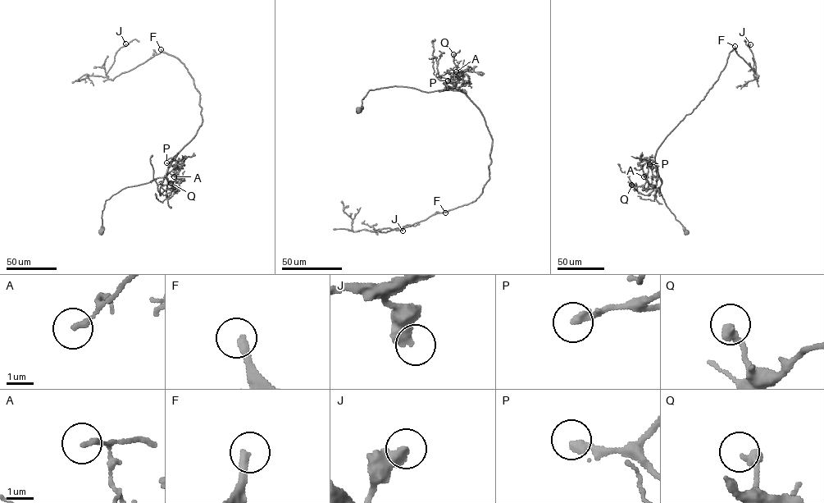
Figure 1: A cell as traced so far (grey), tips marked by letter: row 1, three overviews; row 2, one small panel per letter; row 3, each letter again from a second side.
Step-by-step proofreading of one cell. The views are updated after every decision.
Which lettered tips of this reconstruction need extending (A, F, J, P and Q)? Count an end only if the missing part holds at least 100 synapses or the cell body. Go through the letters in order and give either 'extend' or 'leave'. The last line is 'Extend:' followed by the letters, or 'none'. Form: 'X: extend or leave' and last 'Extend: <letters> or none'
A: leave
F: extend
J: leave
P: leave
Q: leave
Extend: F

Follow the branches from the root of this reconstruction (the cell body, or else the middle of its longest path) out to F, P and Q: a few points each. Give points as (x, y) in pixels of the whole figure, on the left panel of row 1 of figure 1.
F: (102, 231), (106, 200), (127, 187), (166, 177), (171, 159), (202, 121), (193, 79), (179, 59), (161, 49)
P: (102, 231), (106, 200), (127, 187), (166, 177), (173, 159), (176, 162), (172, 166), (166, 162)
Q: (102, 231), (104, 205), (113, 195), (158, 177), (166, 177), (167, 187), (175, 191), (176, 187), (170, 183)

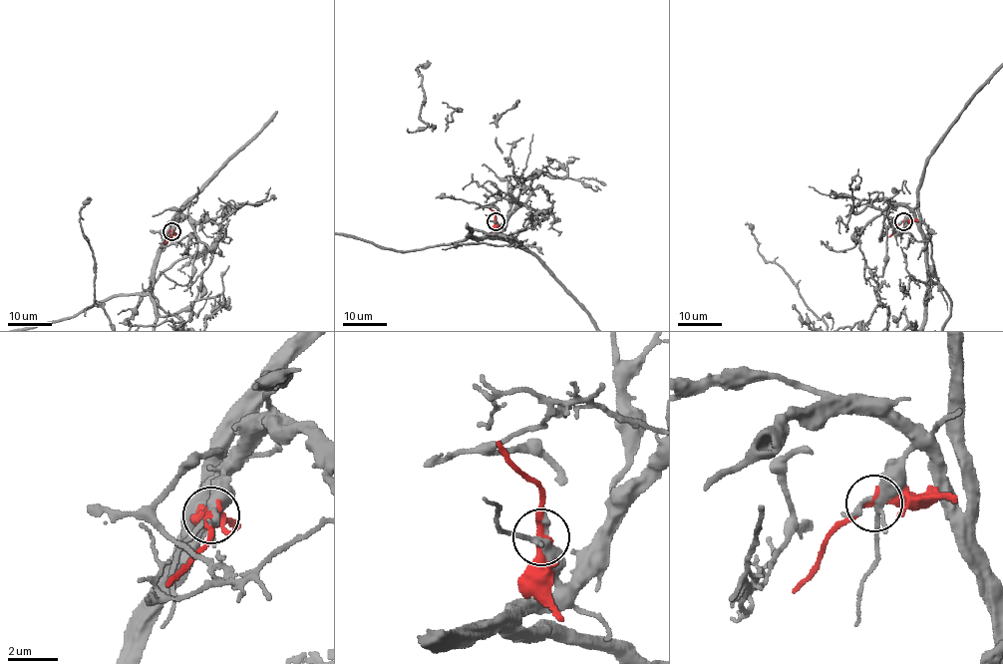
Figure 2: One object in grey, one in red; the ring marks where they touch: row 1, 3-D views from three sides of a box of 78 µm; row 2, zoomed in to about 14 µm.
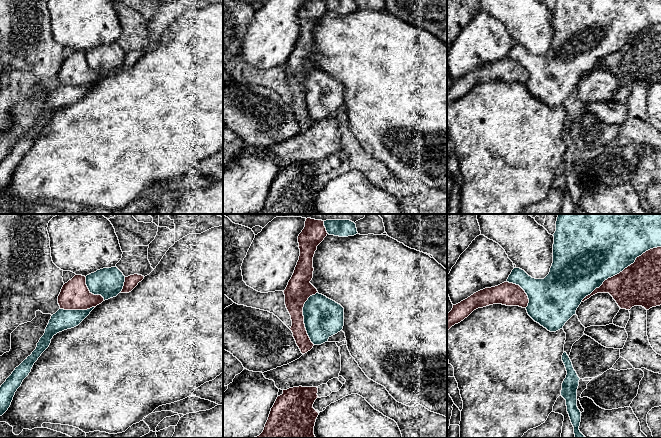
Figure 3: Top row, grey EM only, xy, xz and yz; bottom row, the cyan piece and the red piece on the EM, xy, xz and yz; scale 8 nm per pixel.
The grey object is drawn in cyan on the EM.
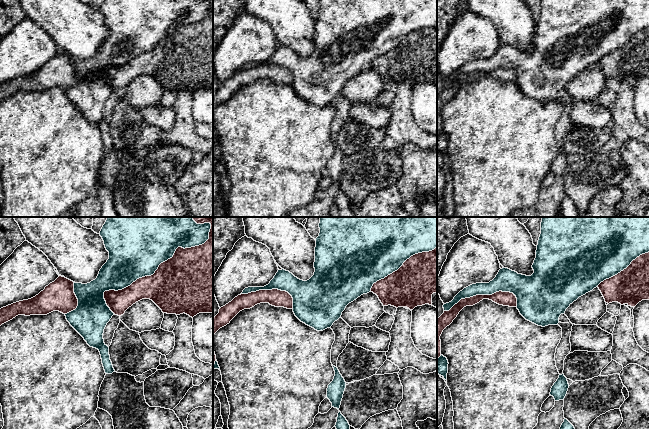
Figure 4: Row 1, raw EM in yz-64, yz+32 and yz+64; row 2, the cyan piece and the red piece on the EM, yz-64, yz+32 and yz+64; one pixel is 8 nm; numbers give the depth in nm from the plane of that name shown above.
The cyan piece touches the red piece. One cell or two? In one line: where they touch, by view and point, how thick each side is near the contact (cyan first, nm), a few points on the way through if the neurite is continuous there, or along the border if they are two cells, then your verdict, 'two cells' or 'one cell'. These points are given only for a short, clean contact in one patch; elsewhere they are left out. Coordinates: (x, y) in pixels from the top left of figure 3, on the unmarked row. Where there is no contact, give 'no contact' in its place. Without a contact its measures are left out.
meets cyan in yz at (621, 47); 460 nm thick on the cyan side, 340 nm on the other; two cells

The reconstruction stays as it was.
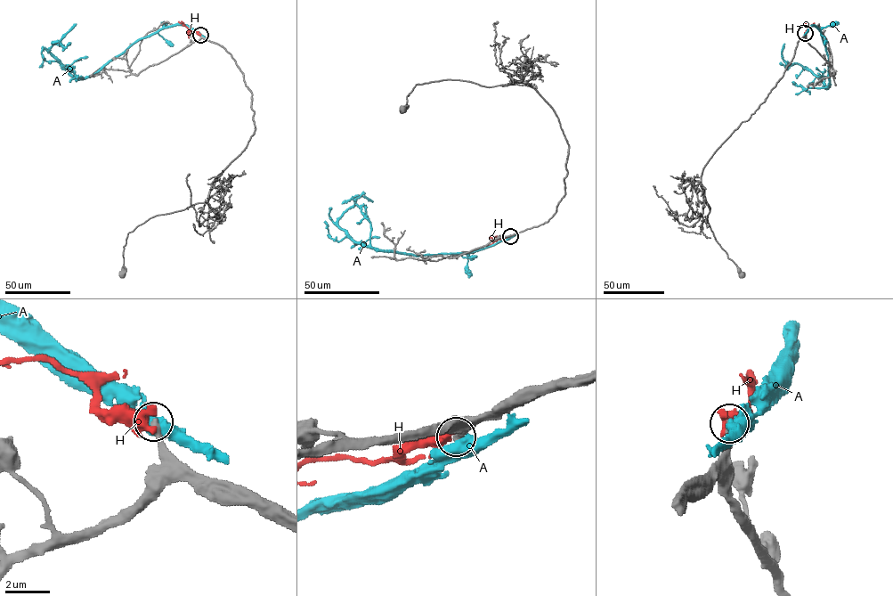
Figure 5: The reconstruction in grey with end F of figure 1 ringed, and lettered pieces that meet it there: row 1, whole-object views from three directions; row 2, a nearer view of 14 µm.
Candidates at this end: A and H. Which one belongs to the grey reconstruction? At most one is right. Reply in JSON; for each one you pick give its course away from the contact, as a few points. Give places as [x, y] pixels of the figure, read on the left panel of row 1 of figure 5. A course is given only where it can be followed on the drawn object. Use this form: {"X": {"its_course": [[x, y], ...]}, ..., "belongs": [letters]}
{"belongs": []}

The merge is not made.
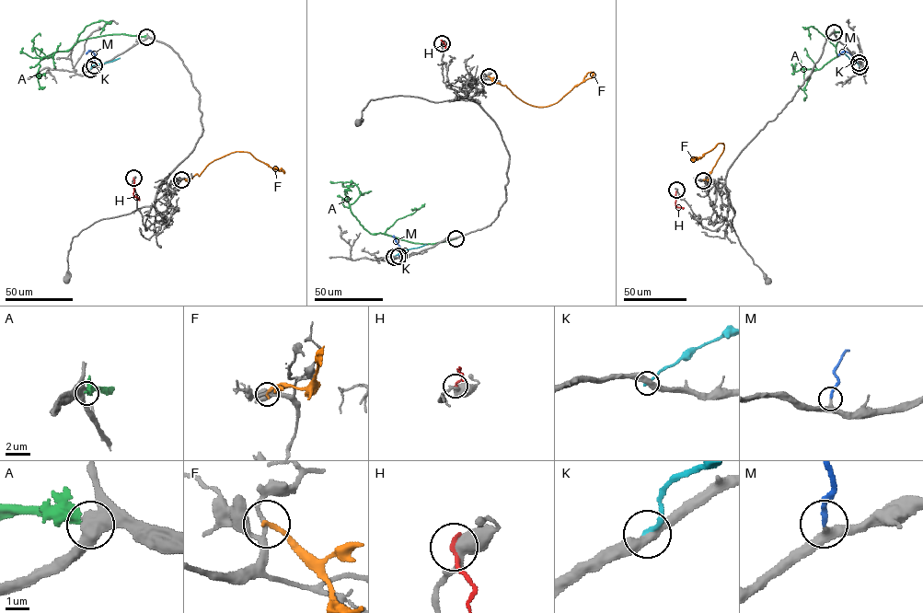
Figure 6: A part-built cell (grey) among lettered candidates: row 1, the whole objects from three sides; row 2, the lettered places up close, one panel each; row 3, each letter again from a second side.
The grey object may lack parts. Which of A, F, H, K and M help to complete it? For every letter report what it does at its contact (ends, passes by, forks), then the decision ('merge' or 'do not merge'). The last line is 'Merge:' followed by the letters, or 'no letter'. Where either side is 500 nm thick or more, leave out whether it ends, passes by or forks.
A: do not merge
F: it ends; do not merge
H: it ends; do not merge
K: it ends; do not merge
M: it ends; merge
Merge: M

